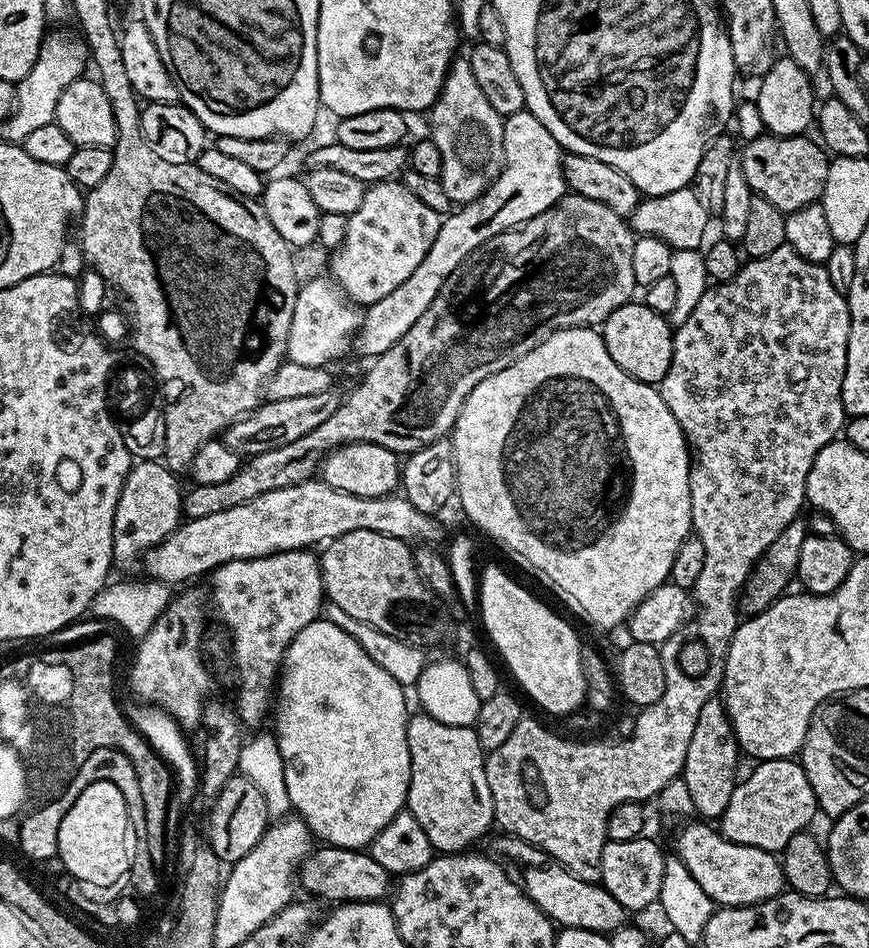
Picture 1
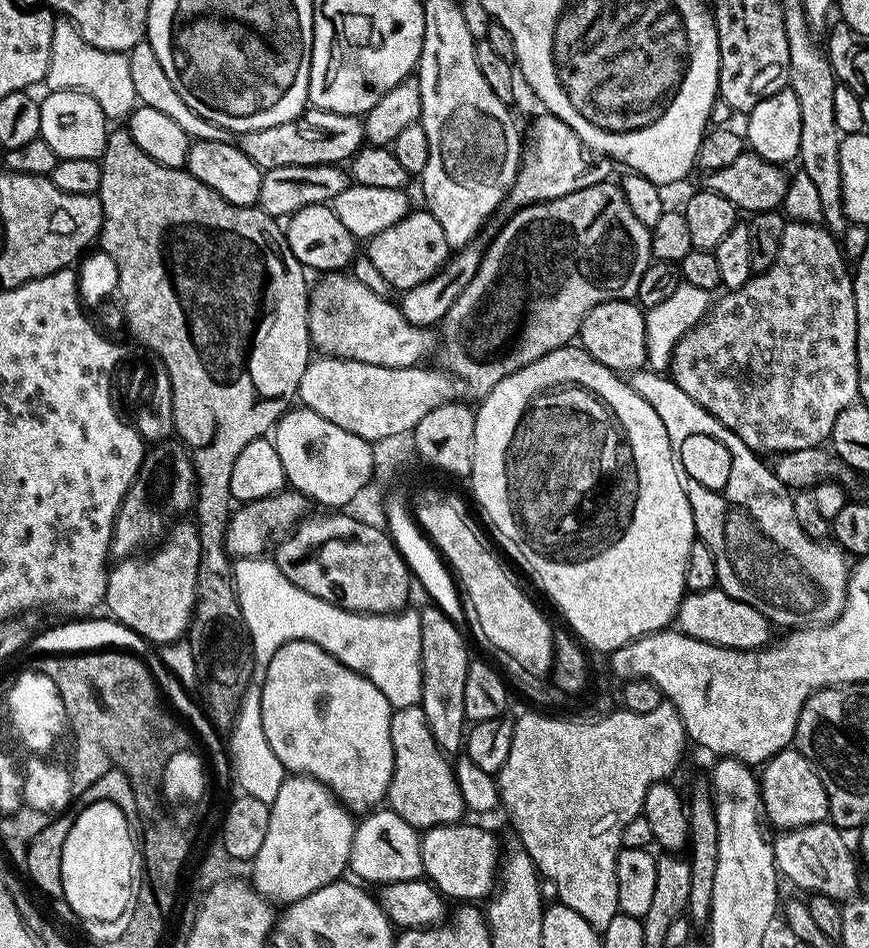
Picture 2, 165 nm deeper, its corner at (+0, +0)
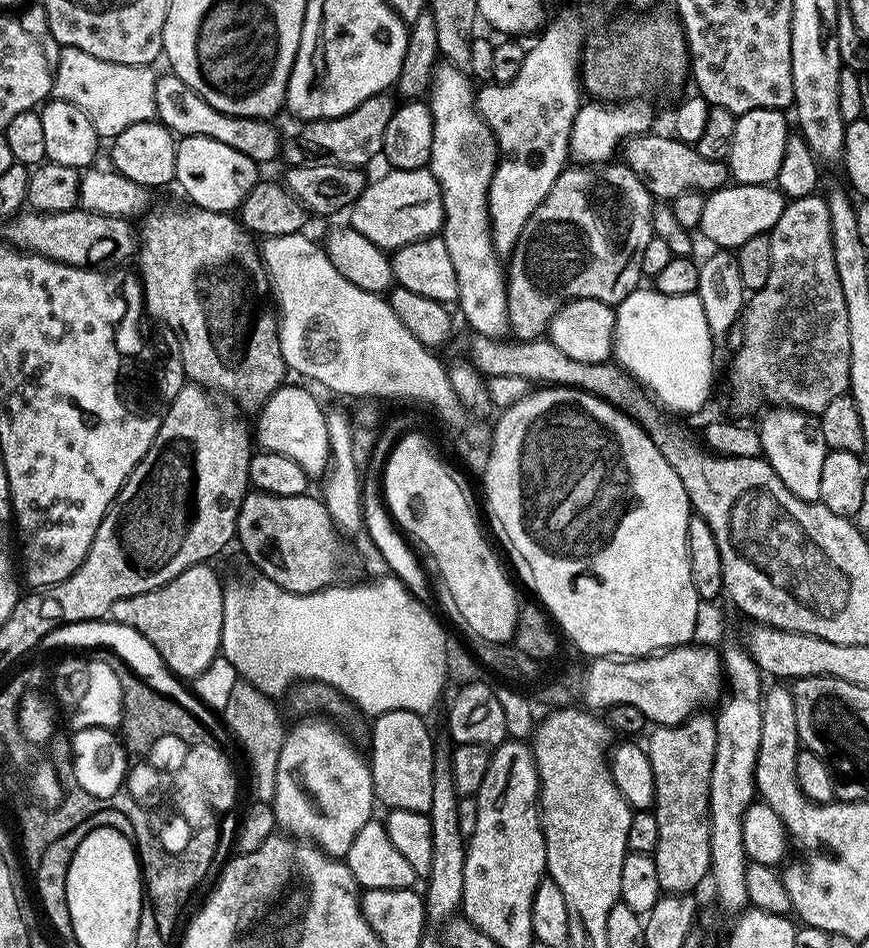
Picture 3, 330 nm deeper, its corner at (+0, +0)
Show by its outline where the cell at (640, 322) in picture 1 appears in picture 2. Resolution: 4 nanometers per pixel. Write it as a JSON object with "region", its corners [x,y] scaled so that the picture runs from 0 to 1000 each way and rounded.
{"region":[[[727,316],[693,319],[674,331],[667,345],[666,366],[678,371],[688,382],[693,382],[693,386],[697,386],[703,392],[733,392],[746,384],[742,332],[742,326]]]}

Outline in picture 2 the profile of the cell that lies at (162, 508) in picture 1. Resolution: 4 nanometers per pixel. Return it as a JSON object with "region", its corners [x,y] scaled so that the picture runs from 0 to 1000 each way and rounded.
{"region":[[[199,552],[194,562],[178,580],[169,584],[158,585],[155,589],[143,589],[138,596],[130,598],[124,605],[124,617],[119,636],[124,637],[123,649],[154,665],[171,680],[198,679],[203,674],[215,668],[216,659],[221,657],[221,646],[226,641],[226,619],[228,618],[228,593],[232,584],[230,564],[224,552]]]}

